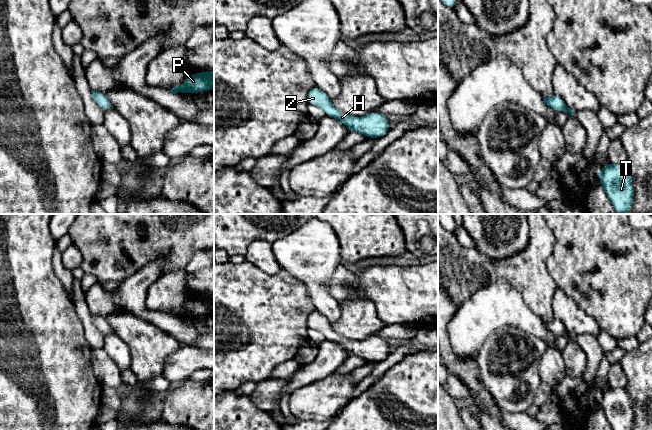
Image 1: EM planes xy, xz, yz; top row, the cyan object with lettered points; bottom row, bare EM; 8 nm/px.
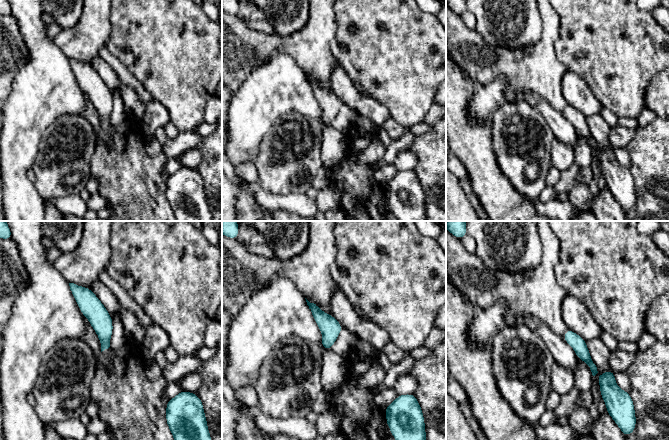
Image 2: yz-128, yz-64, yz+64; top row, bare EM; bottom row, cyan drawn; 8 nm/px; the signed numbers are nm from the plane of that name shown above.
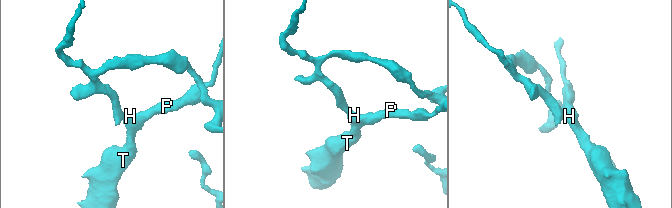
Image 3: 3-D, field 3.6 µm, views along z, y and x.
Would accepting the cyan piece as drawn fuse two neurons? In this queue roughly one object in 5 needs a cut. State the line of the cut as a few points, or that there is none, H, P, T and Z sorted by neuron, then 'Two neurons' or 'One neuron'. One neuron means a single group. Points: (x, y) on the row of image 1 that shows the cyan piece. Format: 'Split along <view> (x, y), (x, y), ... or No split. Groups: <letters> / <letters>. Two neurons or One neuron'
No split. Groups: H P T Z. One neuron

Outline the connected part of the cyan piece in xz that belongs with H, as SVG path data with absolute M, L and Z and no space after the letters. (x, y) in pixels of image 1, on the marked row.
M317 86L308 91L307 101L309 104L321 108L326 115L340 120L348 127L349 131L361 133L367 138L380 138L390 130L386 115L372 112L363 117L353 117L338 111L328 95Z

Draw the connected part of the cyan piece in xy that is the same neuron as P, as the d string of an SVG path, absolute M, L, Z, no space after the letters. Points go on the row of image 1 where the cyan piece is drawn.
M214 71L193 73L181 86L170 89L171 93L190 93L192 95L202 91L212 91L214 88Z

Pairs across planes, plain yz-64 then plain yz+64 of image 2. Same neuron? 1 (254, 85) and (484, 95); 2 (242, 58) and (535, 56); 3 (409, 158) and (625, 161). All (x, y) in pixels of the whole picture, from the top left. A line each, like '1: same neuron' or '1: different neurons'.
1: same neuron
2: same neuron
3: same neuron

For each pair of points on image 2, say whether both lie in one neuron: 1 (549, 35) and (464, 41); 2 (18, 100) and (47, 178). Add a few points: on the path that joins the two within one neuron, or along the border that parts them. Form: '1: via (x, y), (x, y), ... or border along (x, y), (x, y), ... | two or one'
1: via (530, 57), (486, 58) | one
2: border along (44, 130), (37, 158), (31, 168) | two

